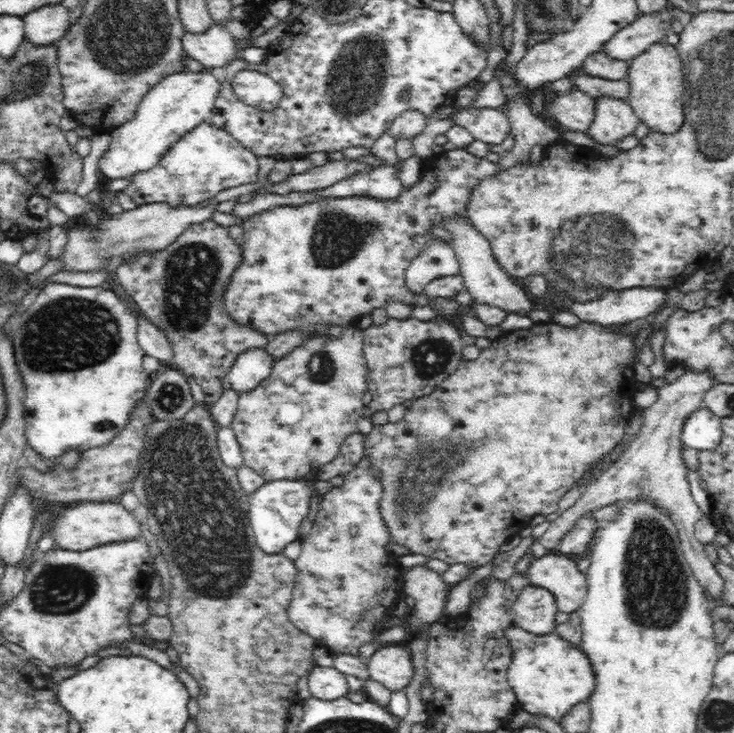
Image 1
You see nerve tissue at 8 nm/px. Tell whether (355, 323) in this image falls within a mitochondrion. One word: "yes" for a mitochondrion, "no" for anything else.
no

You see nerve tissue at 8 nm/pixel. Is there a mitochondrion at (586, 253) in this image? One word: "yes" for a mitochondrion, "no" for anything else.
yes

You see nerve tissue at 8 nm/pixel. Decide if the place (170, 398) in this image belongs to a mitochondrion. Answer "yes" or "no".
yes

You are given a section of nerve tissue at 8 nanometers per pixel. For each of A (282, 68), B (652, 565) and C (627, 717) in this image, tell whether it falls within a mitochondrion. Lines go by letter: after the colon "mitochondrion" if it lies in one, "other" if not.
A: other
B: mitochondrion
C: other

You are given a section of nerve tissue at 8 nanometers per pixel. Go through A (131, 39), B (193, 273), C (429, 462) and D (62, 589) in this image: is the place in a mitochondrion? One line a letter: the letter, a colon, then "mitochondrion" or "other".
A: mitochondrion
B: mitochondrion
C: mitochondrion
D: mitochondrion

